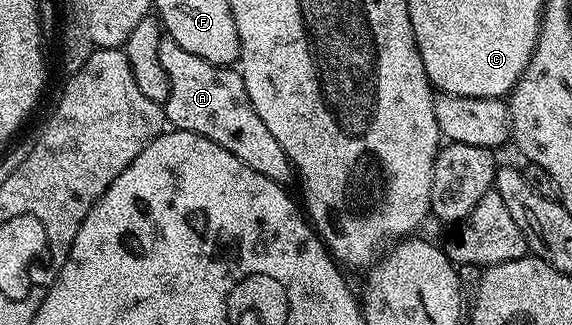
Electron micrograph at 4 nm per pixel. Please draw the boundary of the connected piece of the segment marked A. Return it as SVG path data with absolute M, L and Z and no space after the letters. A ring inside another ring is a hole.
M167 37L161 38L158 45L158 61L162 61L162 69L166 69L170 81L170 93L162 105L164 118L175 130L193 131L214 141L214 145L222 145L226 153L234 153L238 161L246 161L254 173L262 173L270 181L281 185L293 182L290 157L286 157L286 149L278 145L254 105L250 105L250 93L246 93L244 78L235 66L219 67L202 61L202 57L186 53L186 49Z

